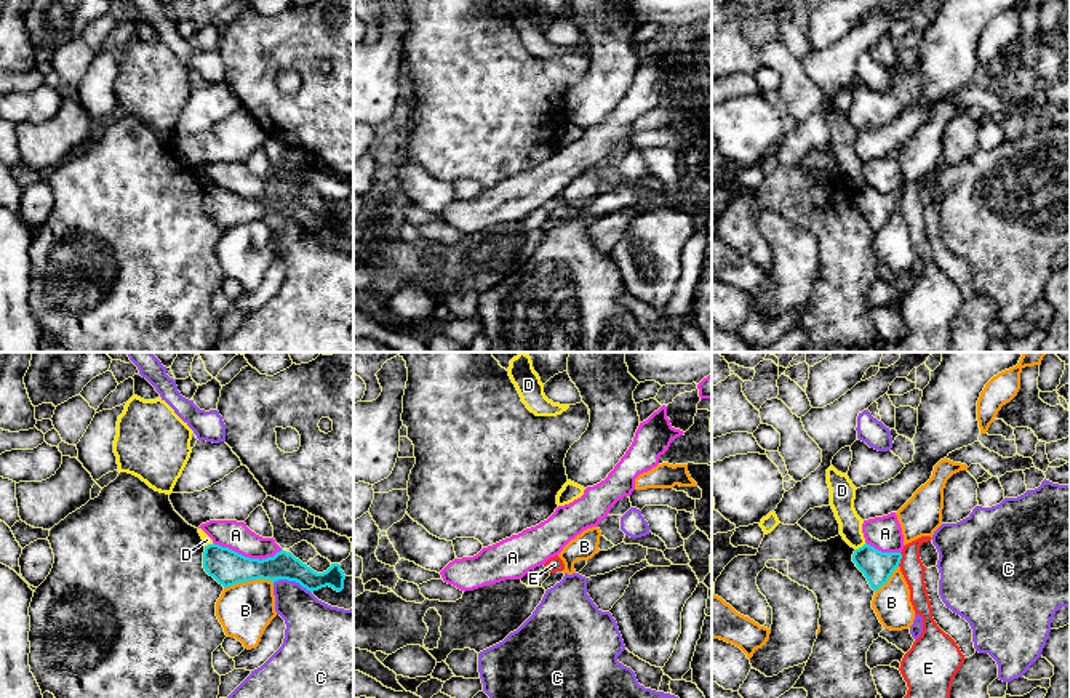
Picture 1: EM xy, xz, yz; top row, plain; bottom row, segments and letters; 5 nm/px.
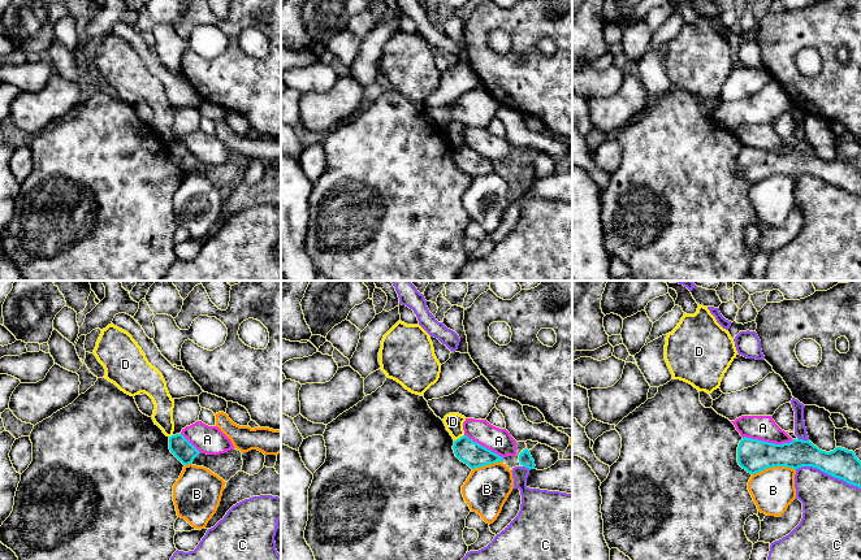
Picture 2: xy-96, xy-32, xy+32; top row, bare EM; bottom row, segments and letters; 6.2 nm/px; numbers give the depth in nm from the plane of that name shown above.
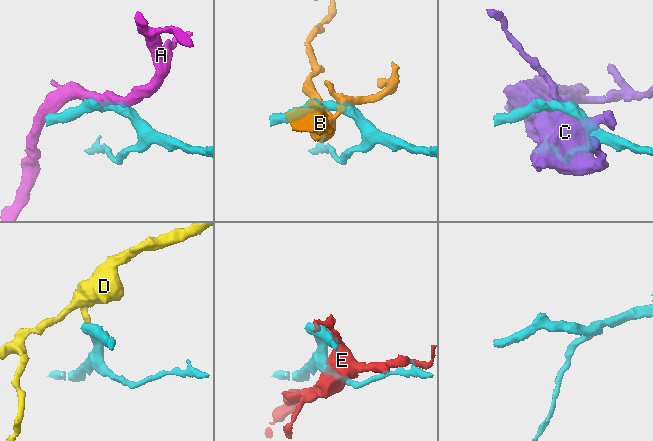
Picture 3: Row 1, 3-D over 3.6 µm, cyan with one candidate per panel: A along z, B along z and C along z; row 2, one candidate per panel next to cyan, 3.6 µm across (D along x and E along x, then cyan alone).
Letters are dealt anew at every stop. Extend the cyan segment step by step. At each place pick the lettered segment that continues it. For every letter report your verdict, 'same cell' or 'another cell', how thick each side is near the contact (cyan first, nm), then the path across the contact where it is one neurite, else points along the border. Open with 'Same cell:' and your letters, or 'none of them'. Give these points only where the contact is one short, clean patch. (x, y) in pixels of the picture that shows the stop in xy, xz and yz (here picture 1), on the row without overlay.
Same cell: none of them
A: another cell; 180 nm thick on the cyan side, 140 nm on the other
B: another cell; 180 nm thick on the cyan side, 280 nm on the other; border along xy (272, 223), (253, 220), (224, 229)
C: another cell; 140 nm thick on the cyan side, 260 nm on the other
D: another cell; 160 nm thick on the cyan side, 120 nm on the other; border along yz (866, 184), (856, 191)
E: another cell; 160 nm thick on the cyan side, 120 nm on the other

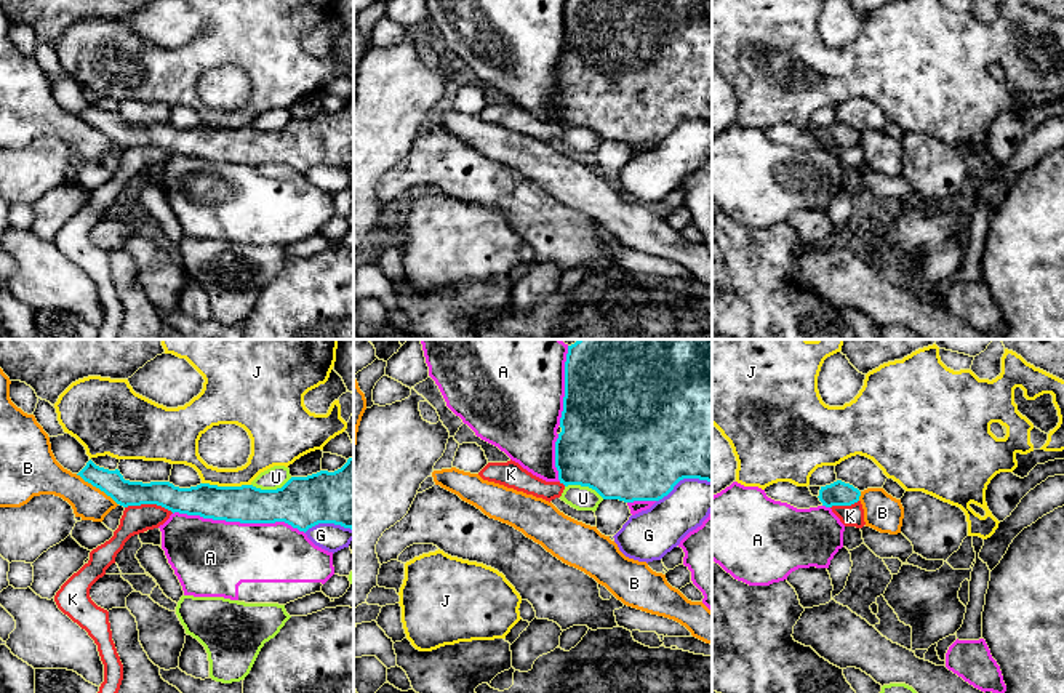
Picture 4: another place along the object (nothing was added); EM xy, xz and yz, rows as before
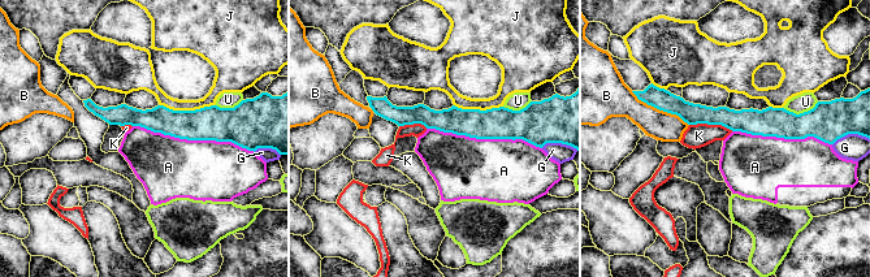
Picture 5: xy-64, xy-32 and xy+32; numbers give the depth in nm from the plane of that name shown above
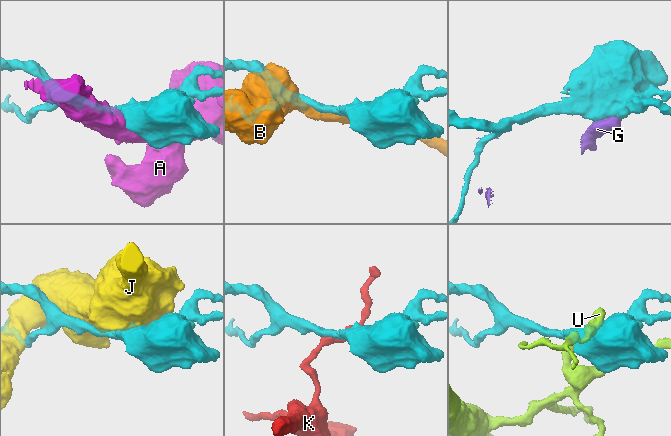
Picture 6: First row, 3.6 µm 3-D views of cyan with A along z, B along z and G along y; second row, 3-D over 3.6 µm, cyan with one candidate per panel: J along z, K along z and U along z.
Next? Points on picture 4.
Same cell: none of them
A: another cell; 190 nm thick on the cyan side, 380 nm on the other
B: another cell; 130 nm thick on the cyan side, 180 nm on the other
G: another cell; 500 nm thick on the cyan side, 220 nm on the other
J: another cell; 190 nm thick on the cyan side, 140 nm on the other
K: another cell; 150 nm thick on the cyan side, 140 nm on the other; border along xy (125, 148), (160, 146), (173, 154)
U: another cell; 260 nm thick on the cyan side, 110 nm on the other

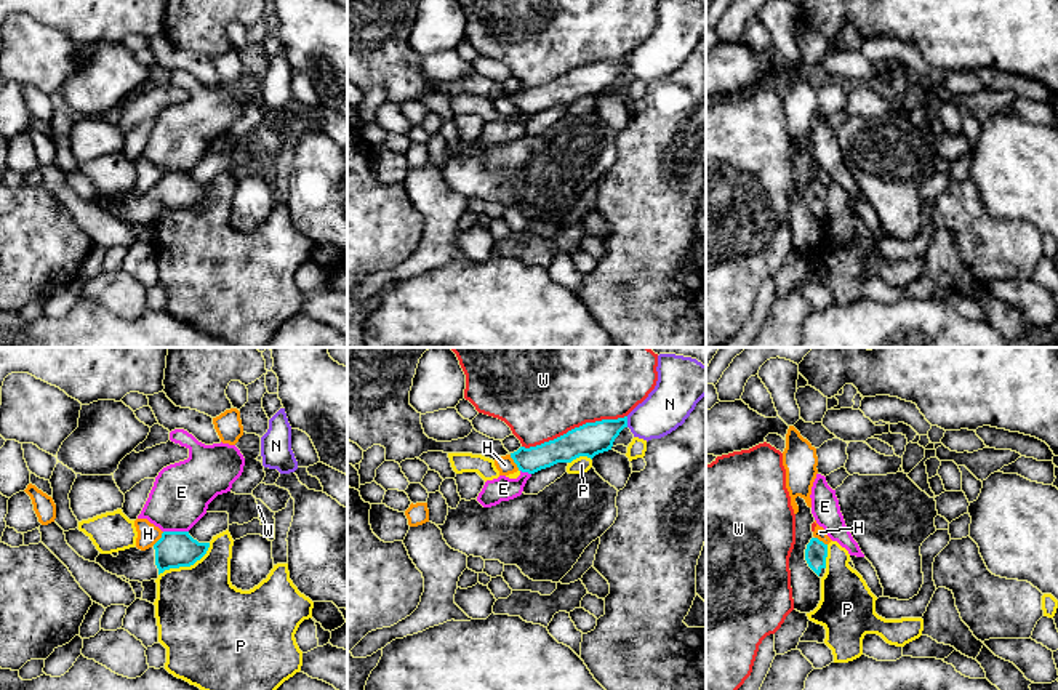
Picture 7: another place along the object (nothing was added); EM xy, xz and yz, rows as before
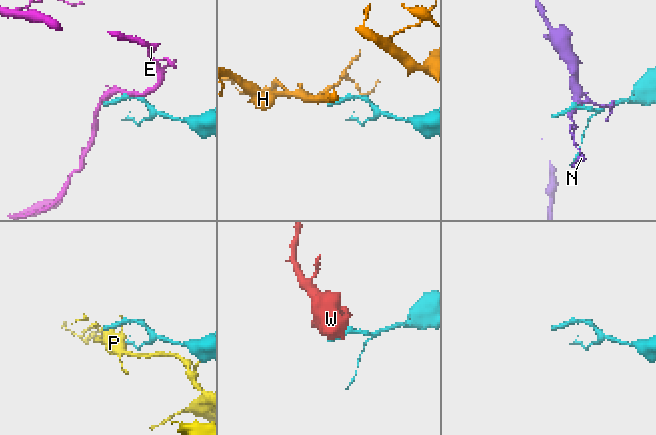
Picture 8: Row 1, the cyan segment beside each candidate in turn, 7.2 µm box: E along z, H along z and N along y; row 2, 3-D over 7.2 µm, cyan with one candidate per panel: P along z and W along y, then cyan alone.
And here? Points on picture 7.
Same cell: none of them
E: another cell; 180 nm thick on the cyan side, 300 nm on the other
H: another cell; 130 nm thick on the cyan side, 90 nm on the other; border along xz (509, 96), (519, 111)
N: another cell; 160 nm thick on the cyan side, 220 nm on the other; border along xz (626, 58), (628, 68)
P: another cell; 180 nm thick on the cyan side, 440 nm on the other
W: another cell; 160 nm thick on the cyan side, 420 nm on the other

